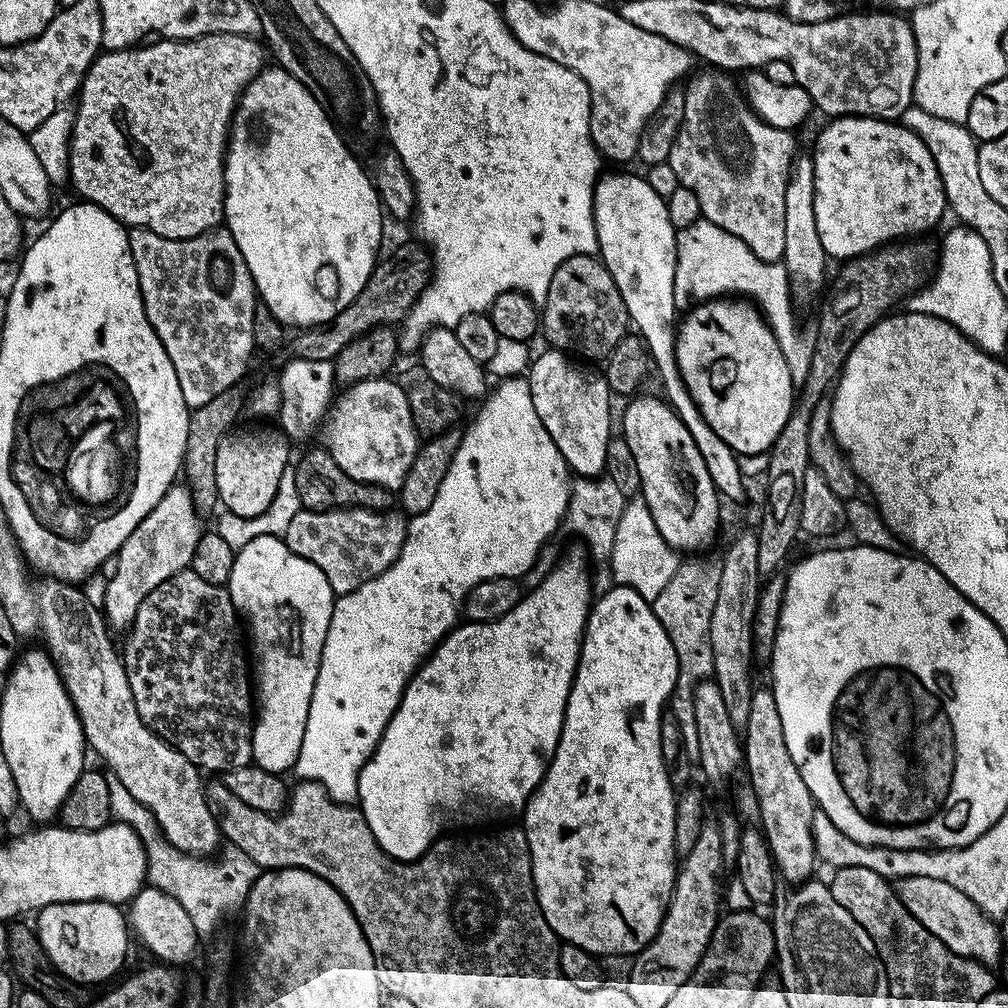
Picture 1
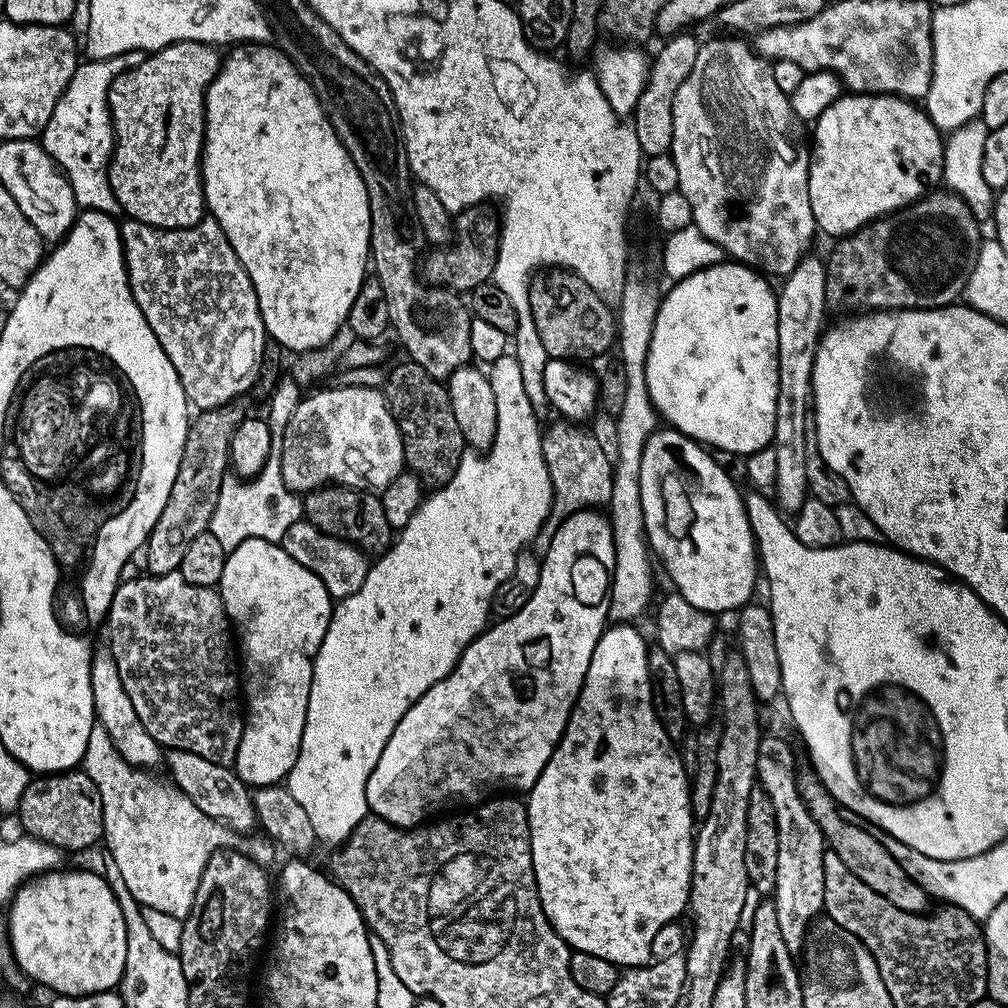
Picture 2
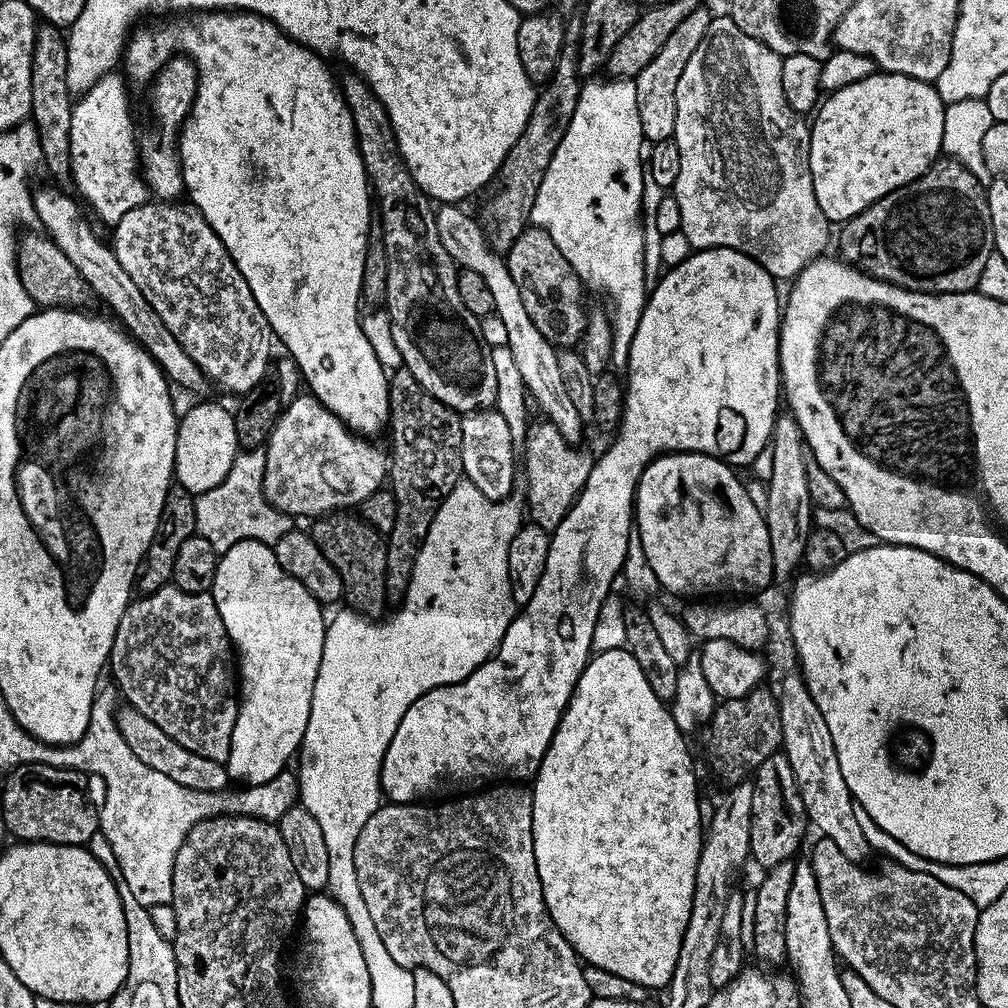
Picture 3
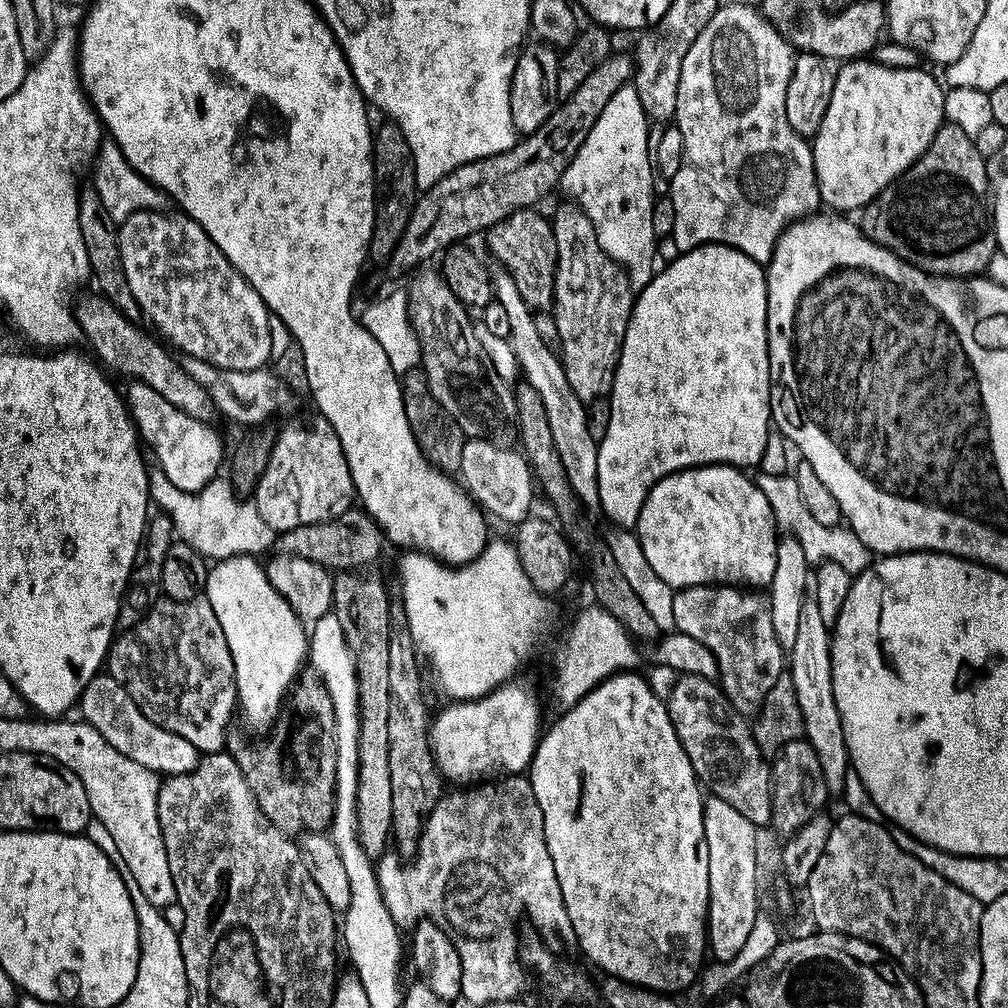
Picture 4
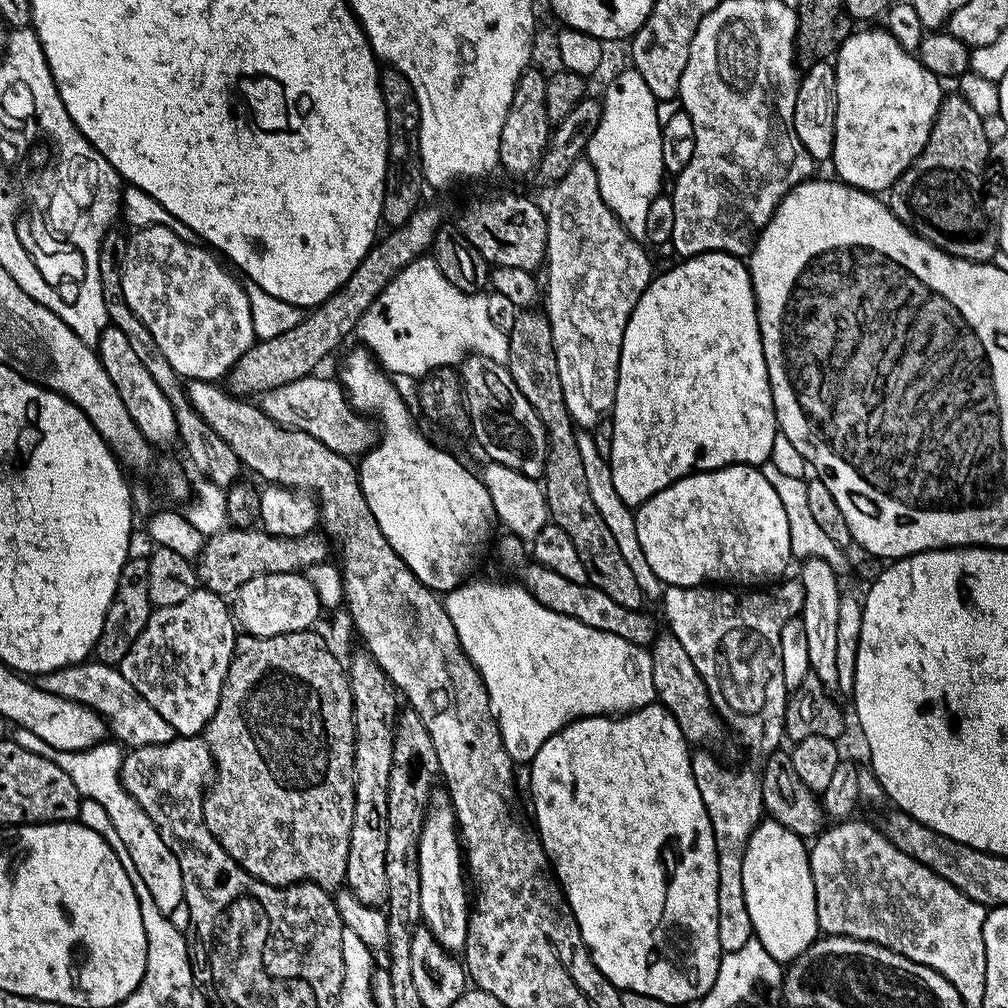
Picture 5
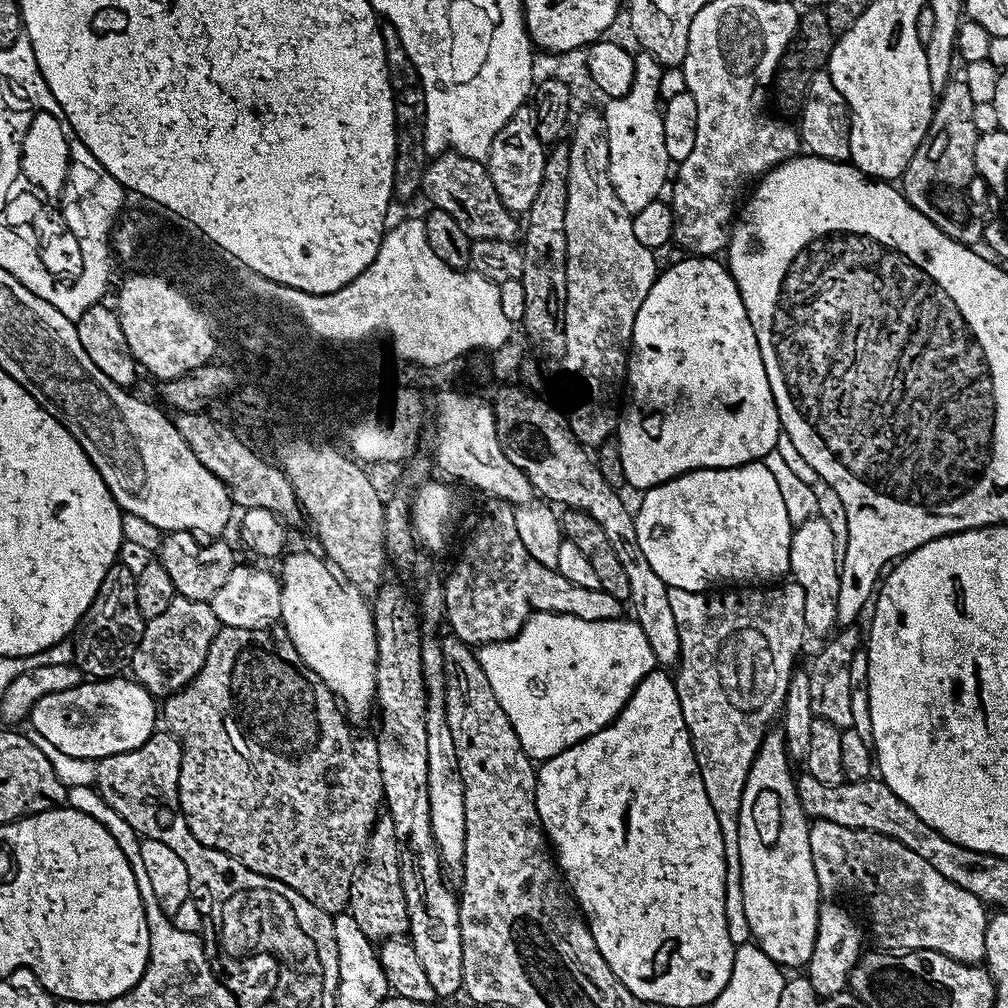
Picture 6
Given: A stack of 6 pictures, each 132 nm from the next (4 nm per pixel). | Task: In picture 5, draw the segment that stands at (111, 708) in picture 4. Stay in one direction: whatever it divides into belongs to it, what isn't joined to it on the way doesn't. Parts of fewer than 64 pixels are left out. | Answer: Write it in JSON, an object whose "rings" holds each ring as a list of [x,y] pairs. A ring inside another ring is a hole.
{"rings":[[[99,662],[71,664],[35,677],[34,683],[46,690],[46,694],[58,694],[58,698],[70,698],[70,702],[78,702],[94,709],[97,714],[103,716],[111,735],[113,732],[117,736],[113,737],[129,749],[165,744],[177,735],[170,722],[166,722],[166,718],[162,718],[162,714],[158,714],[158,710],[154,710],[150,702],[143,700],[138,690],[130,686],[130,682],[126,682],[119,667]]]}

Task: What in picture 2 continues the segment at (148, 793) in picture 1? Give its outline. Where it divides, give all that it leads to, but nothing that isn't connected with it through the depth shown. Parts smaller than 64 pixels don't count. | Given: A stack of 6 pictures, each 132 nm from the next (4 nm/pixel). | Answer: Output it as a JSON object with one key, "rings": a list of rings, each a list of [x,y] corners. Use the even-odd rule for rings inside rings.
{"rings":[[[97,651],[92,657],[91,692],[94,694],[96,718],[99,727],[105,728],[114,742],[114,746],[131,764],[145,770],[155,769],[155,764],[162,760],[162,749],[150,734],[146,734],[146,726],[138,718],[134,706],[130,703],[129,695],[122,686],[118,675],[116,660],[111,651]]]}

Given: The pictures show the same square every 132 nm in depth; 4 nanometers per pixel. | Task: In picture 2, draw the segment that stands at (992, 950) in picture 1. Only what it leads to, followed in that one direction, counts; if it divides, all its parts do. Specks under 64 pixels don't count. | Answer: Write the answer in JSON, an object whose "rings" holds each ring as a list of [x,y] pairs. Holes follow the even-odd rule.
{"rings":[[[810,770],[801,771],[797,775],[799,782],[799,792],[803,801],[806,802],[810,816],[814,818],[819,828],[823,832],[825,843],[830,850],[838,854],[838,858],[845,863],[856,878],[861,878],[866,886],[882,895],[892,905],[908,913],[923,913],[930,903],[930,897],[908,874],[902,869],[900,863],[896,862],[894,856],[879,842],[879,839],[865,827],[850,824],[839,809],[836,801],[825,790],[824,784],[817,778],[816,774]]]}

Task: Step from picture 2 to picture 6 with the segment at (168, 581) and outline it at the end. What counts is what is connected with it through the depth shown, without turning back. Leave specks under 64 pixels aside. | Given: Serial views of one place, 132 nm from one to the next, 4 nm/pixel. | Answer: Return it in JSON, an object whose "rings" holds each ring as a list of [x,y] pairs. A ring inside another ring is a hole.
{"rings":[[[176,596],[165,612],[145,623],[138,650],[134,650],[131,675],[150,695],[157,698],[173,696],[196,677],[198,670],[202,670],[210,644],[220,627],[209,601]]]}

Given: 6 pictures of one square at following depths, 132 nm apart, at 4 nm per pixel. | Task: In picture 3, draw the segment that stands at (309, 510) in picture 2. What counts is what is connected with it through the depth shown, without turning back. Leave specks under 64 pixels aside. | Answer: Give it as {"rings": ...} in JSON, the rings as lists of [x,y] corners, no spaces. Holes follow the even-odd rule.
{"rings":[[[337,510],[329,512],[327,516],[318,516],[311,521],[310,535],[312,540],[318,546],[318,550],[322,550],[322,554],[326,554],[326,562],[330,562],[330,566],[334,566],[334,570],[338,570],[338,578],[342,578],[342,586],[344,587],[344,596],[348,600],[347,607],[351,611],[359,612],[360,615],[369,618],[380,618],[385,615],[384,600],[386,601],[386,550],[388,549],[385,537],[376,529],[368,525],[368,521],[363,515],[356,514],[348,510]]]}

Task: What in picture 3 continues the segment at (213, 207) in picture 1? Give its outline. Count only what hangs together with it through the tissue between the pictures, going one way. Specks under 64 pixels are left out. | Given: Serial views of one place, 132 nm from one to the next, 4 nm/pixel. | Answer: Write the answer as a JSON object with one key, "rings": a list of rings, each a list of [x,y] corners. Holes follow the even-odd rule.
{"rings":[[[174,56],[166,61],[152,77],[152,124],[156,129],[139,137],[139,171],[149,193],[160,202],[176,202],[185,195],[184,179],[180,173],[178,137],[184,120],[196,97],[198,74],[194,62],[186,56]],[[181,196],[181,197],[180,197]]]}

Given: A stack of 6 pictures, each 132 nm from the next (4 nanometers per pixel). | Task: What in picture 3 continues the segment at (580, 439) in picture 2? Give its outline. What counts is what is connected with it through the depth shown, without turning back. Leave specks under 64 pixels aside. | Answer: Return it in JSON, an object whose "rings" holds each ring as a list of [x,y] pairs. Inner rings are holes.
{"rings":[[[543,418],[537,420],[537,424],[529,423],[522,441],[522,480],[528,483],[526,512],[532,515],[529,516],[531,523],[537,524],[539,528],[554,530],[586,486],[586,478],[590,478],[594,460],[582,449],[576,448],[580,446],[566,439],[558,426]]]}

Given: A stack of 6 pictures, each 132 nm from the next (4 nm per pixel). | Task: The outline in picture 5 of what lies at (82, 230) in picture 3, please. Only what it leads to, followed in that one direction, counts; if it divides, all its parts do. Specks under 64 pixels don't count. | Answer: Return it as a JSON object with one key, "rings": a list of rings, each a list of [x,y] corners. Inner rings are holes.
{"rings":[[[320,375],[303,376],[294,382],[286,382],[286,386],[263,393],[258,400],[259,406],[276,424],[310,434],[310,438],[318,438],[318,442],[343,456],[359,457],[376,443],[377,425],[353,408],[339,379],[327,380]]]}

